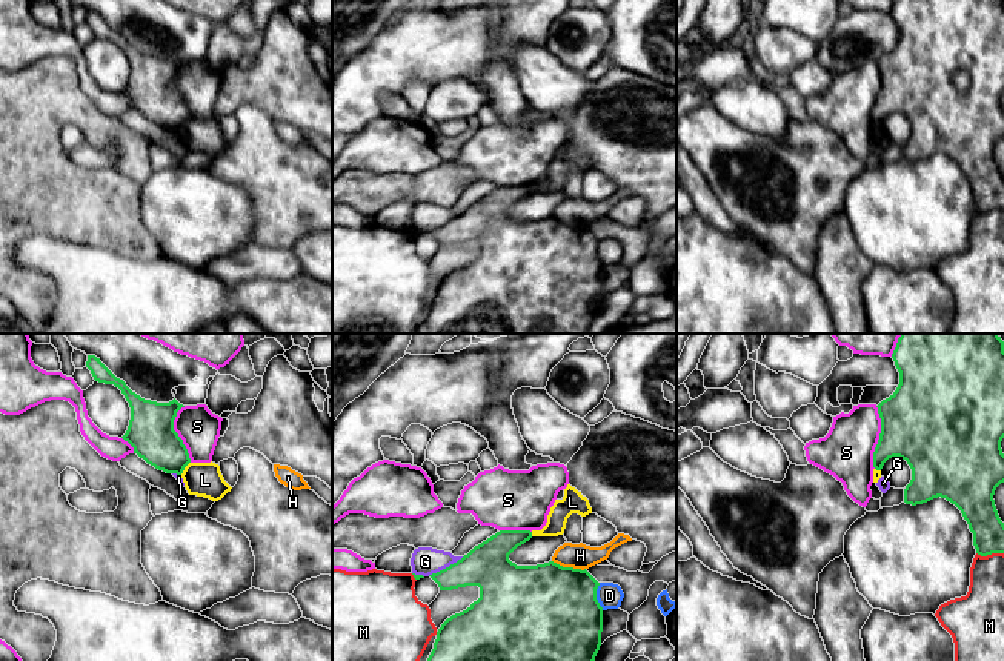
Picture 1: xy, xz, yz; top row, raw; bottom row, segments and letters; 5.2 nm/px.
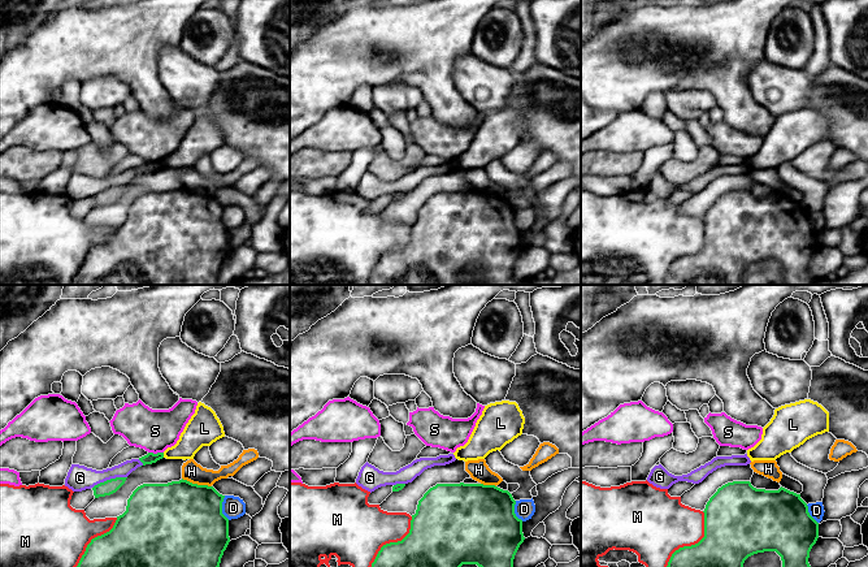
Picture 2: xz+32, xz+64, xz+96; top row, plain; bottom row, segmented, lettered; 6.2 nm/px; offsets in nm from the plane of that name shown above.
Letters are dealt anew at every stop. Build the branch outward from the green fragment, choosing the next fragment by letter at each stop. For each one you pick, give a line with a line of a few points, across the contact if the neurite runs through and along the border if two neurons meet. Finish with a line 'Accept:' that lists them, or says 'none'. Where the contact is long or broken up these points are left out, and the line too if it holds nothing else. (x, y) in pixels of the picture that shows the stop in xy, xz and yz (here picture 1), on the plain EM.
Accept: none

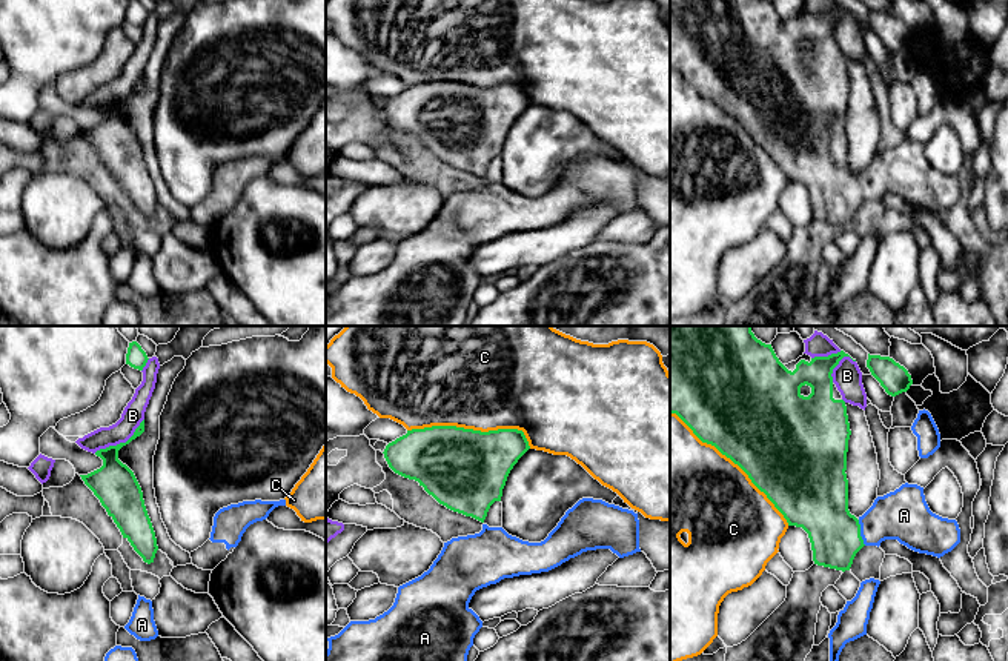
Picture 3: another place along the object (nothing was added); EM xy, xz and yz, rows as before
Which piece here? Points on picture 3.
A: line yz (819, 162), (845, 188), (859, 188), (890, 172), (904, 171)
Accept: A

